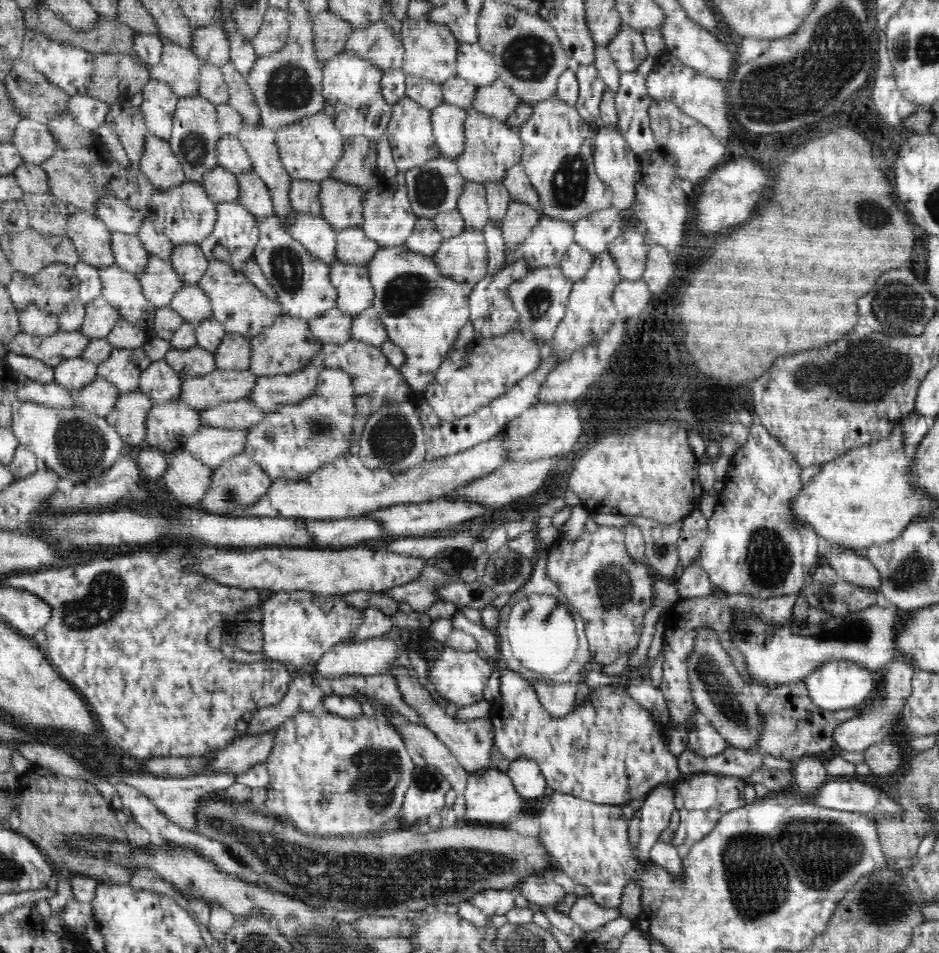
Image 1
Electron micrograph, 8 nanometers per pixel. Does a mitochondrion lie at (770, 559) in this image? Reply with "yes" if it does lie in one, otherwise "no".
yes

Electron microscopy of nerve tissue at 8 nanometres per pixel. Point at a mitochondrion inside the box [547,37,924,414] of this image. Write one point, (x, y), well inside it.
(812, 373)

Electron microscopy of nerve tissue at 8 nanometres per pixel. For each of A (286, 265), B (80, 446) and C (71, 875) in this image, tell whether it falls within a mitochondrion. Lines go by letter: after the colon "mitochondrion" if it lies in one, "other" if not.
A: mitochondrion
B: mitochondrion
C: other

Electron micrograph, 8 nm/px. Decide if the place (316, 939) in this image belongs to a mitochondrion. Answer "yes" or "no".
yes

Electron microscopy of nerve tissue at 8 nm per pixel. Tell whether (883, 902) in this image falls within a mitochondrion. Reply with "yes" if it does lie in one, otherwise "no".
yes

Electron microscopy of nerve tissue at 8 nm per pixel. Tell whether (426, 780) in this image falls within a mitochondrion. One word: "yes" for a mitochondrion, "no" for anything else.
yes

